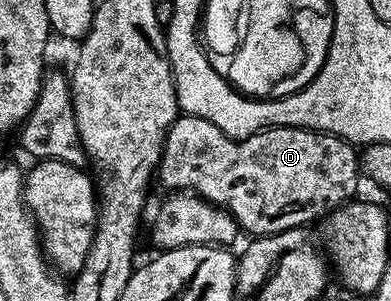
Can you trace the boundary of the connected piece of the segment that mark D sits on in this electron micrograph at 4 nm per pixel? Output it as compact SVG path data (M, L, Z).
M180 114L175 117L171 128L167 131L167 137L163 143L163 153L159 159L157 169L157 180L167 187L167 190L186 190L194 192L203 200L224 208L235 219L236 224L244 233L251 232L252 237L272 236L278 232L284 232L290 228L302 228L310 225L310 220L326 217L327 213L333 208L338 208L340 204L348 203L356 195L355 192L359 188L359 176L361 180L361 160L357 155L356 149L343 140L340 136L330 136L328 132L314 132L311 128L265 128L261 132L254 132L252 136L236 138L234 136L226 136L217 126L213 126L213 122L209 122L205 118L197 118L196 116L188 116Z

